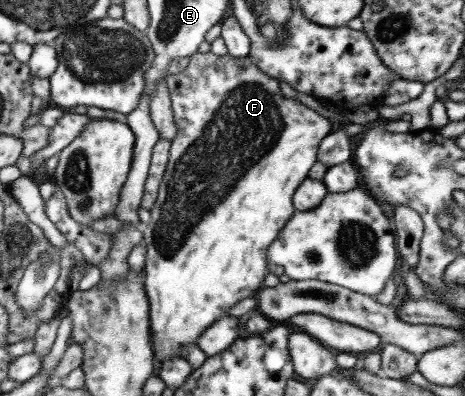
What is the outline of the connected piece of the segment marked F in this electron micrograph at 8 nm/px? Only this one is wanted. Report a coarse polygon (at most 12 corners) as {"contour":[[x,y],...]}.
{"contour":[[248,56],[165,77],[156,369],[273,271],[331,119]]}

